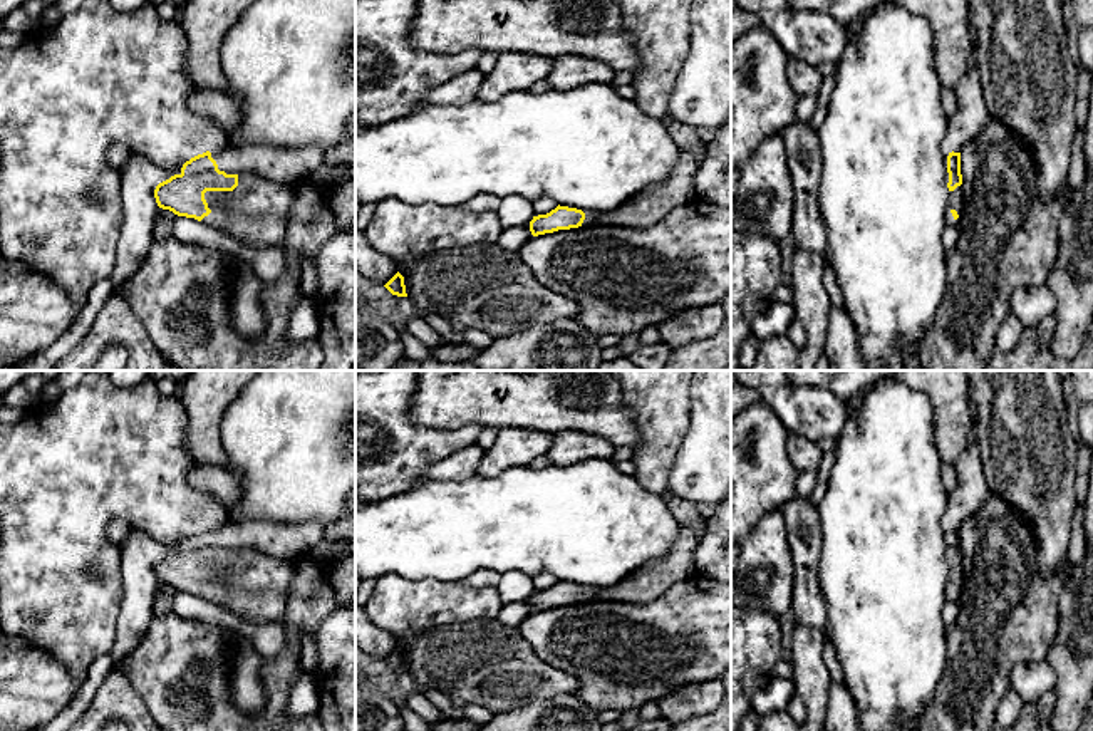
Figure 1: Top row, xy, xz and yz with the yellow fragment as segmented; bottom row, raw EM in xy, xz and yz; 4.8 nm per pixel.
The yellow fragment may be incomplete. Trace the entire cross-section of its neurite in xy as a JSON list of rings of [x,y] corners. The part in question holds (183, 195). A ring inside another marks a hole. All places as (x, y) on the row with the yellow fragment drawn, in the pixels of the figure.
[[[206,151],[186,161],[179,174],[159,183],[154,198],[163,210],[267,248],[285,240],[295,188],[250,171],[220,171]]]

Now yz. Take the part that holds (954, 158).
[[[949,153],[945,183],[949,188],[949,205],[945,210],[945,225],[957,226],[962,216],[962,174],[961,153]]]

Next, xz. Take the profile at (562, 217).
[[[681,149],[679,161],[669,179],[645,188],[622,206],[597,213],[558,205],[546,215],[533,216],[530,231],[538,236],[578,226],[654,226],[672,210],[696,198],[694,176],[697,168],[697,156]]]

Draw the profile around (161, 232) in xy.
[[[159,208],[158,218],[156,218],[154,228],[153,228],[153,240],[154,240],[156,243],[161,243],[161,241],[169,240],[169,238],[171,238],[173,223],[174,223],[178,218],[179,218],[179,216],[174,215],[173,211]]]

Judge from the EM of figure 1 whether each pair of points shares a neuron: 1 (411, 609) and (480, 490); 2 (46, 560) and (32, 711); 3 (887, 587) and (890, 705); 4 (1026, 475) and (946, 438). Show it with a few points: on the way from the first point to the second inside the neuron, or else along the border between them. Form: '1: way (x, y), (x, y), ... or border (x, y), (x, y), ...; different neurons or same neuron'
1: border (389, 574), (399, 574), (413, 580), (458, 582); different neurons
2: border (17, 634), (57, 658), (69, 669); different neurons
3: way (887, 616), (890, 676); same neuron
4: border (969, 399), (974, 438); different neurons

